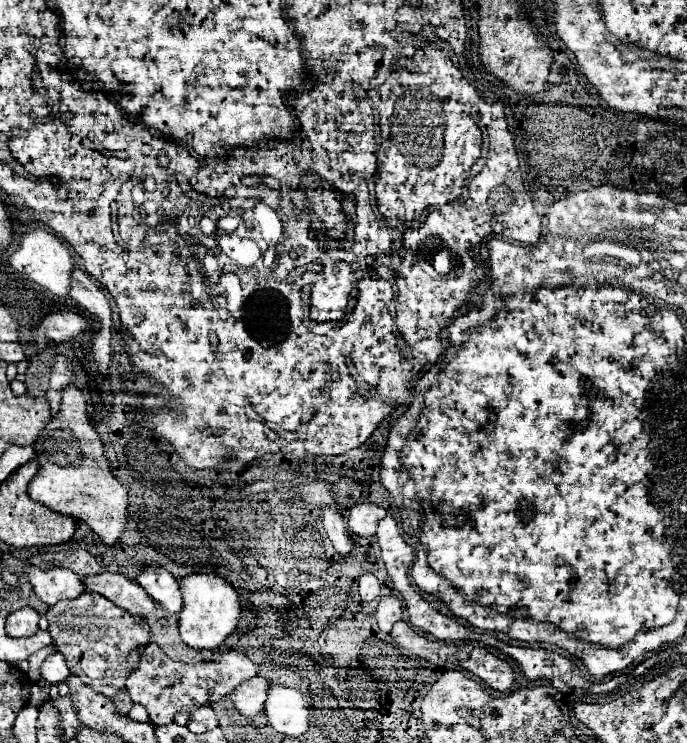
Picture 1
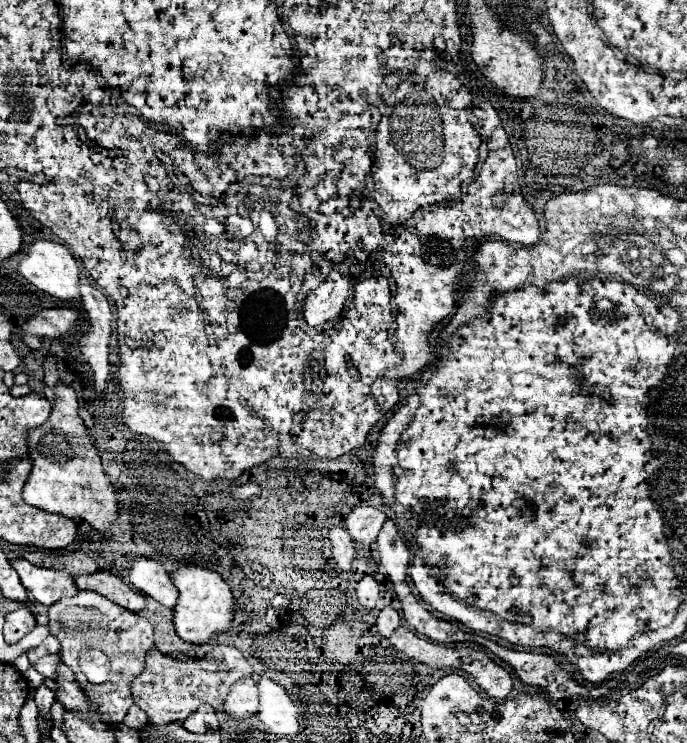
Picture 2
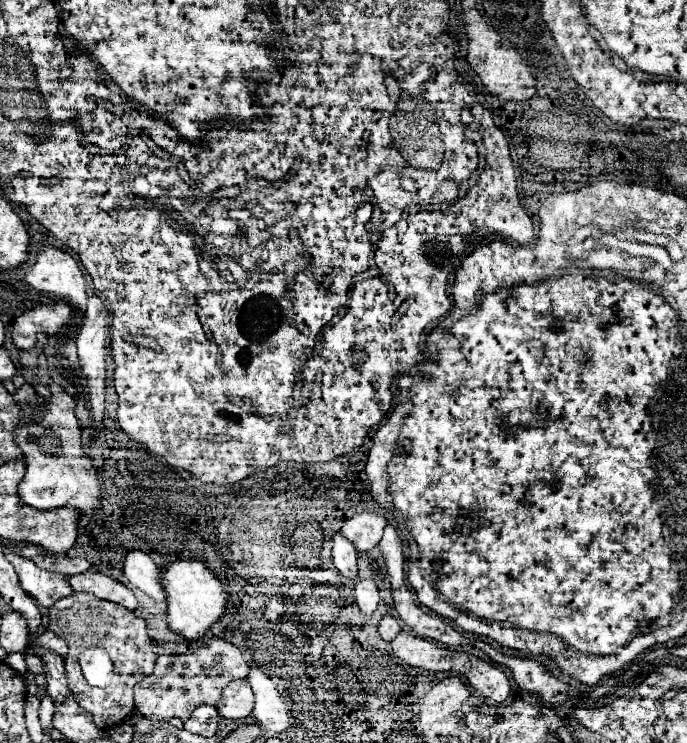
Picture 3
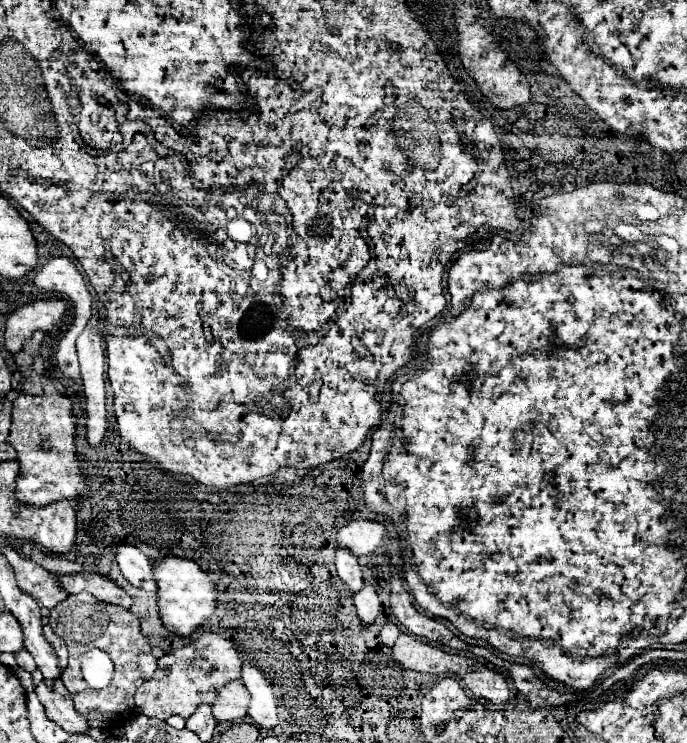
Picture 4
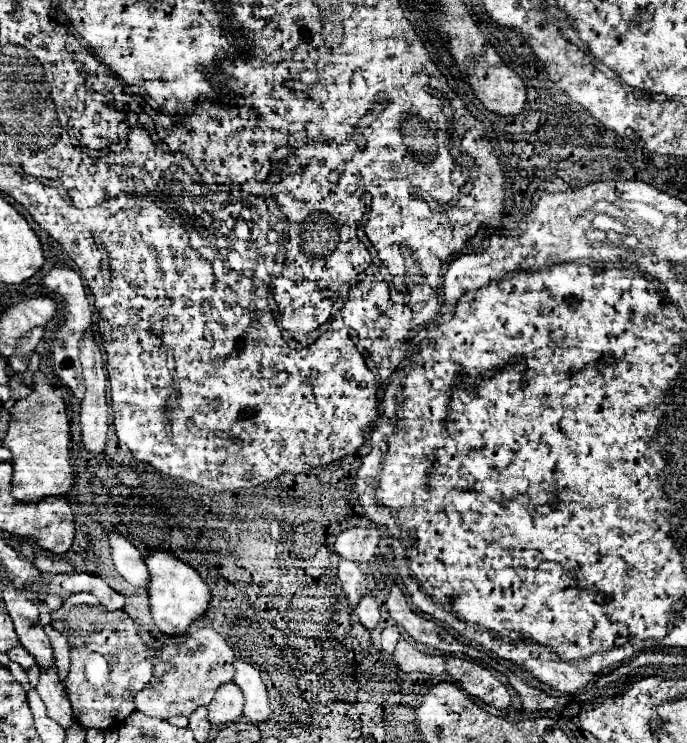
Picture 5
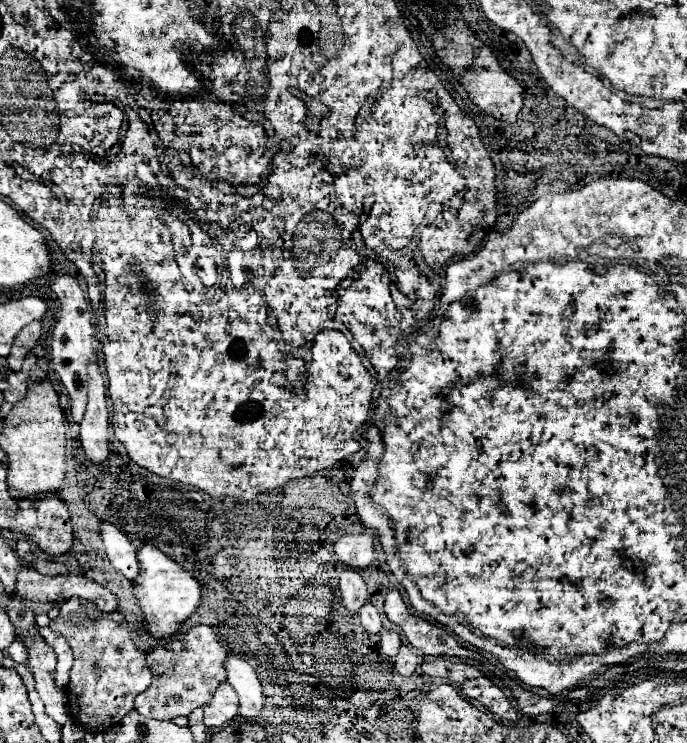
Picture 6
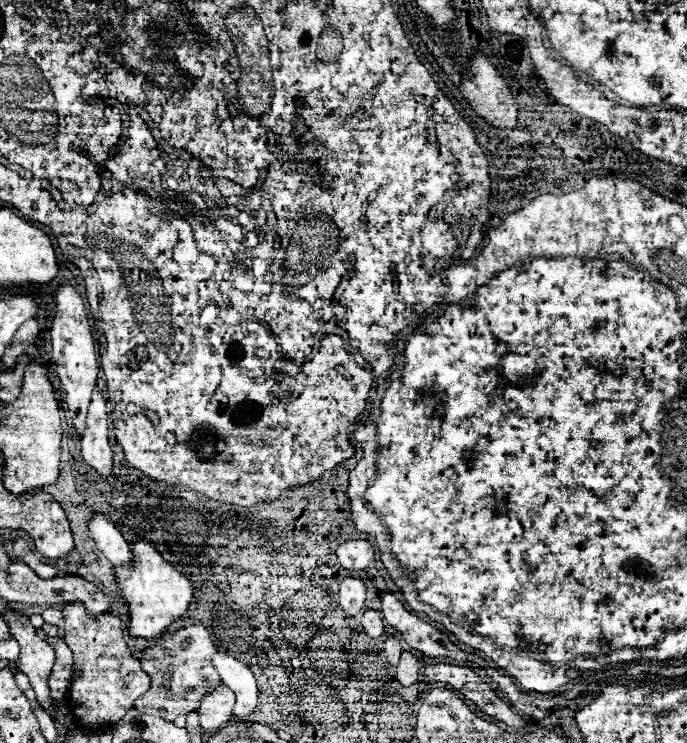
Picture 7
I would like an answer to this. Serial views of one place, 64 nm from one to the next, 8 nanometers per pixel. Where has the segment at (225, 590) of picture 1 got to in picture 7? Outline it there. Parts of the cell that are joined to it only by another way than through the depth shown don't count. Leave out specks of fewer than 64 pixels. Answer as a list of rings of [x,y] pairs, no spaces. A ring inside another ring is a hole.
[[[146,540],[134,544],[132,568],[116,568],[116,578],[122,588],[122,596],[130,610],[130,634],[142,638],[162,636],[180,616],[184,616],[194,600],[192,582],[166,562],[160,552]]]

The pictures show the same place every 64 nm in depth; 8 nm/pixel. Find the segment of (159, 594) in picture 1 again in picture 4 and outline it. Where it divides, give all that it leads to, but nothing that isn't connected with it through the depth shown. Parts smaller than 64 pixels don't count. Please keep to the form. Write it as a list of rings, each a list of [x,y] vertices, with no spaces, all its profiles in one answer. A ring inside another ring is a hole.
[[[118,544],[116,548],[116,562],[120,566],[120,572],[124,574],[124,578],[144,590],[144,592],[152,592],[156,594],[156,580],[152,576],[152,562],[146,554],[142,554],[136,546],[130,544]]]

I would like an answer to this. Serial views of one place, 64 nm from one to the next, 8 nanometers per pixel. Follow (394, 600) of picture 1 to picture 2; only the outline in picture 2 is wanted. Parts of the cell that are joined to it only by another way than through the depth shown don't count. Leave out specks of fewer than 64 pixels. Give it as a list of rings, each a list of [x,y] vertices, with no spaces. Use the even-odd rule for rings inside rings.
[[[384,606],[376,618],[376,626],[384,638],[390,638],[394,628],[400,626],[400,612],[394,606]]]

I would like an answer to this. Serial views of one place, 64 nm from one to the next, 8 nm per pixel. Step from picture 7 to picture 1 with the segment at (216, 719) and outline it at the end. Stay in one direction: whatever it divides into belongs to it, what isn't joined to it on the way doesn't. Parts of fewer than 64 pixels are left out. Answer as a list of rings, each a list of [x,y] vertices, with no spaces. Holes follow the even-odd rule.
[[[254,676],[252,680],[246,680],[244,684],[240,684],[240,688],[236,688],[230,694],[234,706],[248,718],[254,718],[264,710],[266,698],[268,698],[268,680],[262,676]]]

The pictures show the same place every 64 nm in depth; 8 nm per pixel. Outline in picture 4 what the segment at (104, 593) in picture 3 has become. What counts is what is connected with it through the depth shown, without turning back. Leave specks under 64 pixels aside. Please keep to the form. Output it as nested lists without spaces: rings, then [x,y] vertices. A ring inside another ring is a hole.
[[[80,572],[80,574],[68,574],[68,576],[60,576],[62,588],[68,590],[68,594],[76,594],[76,592],[90,592],[92,596],[96,596],[102,602],[110,602],[110,604],[118,604],[122,608],[130,608],[134,602],[132,598],[124,592],[124,588],[120,588],[116,582],[108,580],[102,574],[94,574],[94,572]]]

